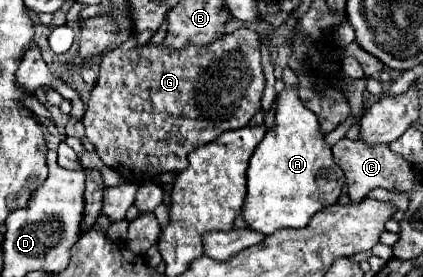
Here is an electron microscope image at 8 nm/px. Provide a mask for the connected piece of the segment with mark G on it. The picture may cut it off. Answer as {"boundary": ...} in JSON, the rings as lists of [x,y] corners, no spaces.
{"boundary":[[[239,28],[231,34],[225,34],[223,38],[219,38],[219,42],[211,42],[211,46],[187,46],[187,50],[167,50],[167,46],[153,46],[153,44],[127,44],[125,42],[113,50],[109,50],[103,60],[101,60],[101,70],[99,70],[99,80],[95,84],[95,88],[91,90],[91,98],[89,98],[89,106],[87,112],[83,116],[83,124],[85,124],[85,134],[91,140],[91,144],[95,144],[99,158],[103,160],[103,164],[107,164],[109,168],[117,170],[127,182],[133,184],[145,184],[147,178],[151,180],[151,176],[157,176],[161,172],[181,172],[189,166],[187,162],[187,154],[207,142],[211,142],[217,134],[223,134],[227,130],[237,130],[247,126],[247,122],[261,112],[261,96],[265,90],[265,76],[261,70],[261,54],[259,54],[259,34],[249,30],[249,28]]]}

